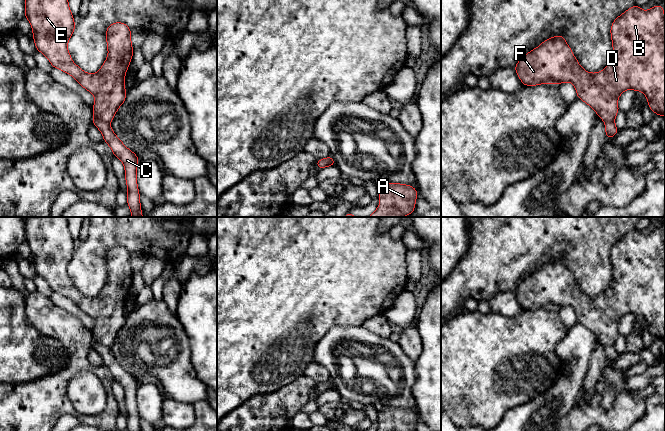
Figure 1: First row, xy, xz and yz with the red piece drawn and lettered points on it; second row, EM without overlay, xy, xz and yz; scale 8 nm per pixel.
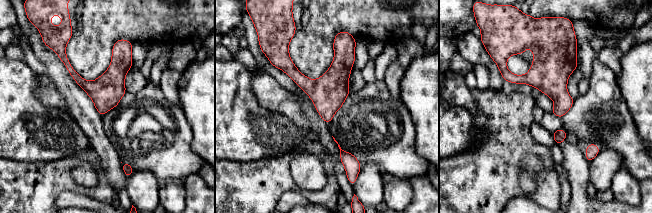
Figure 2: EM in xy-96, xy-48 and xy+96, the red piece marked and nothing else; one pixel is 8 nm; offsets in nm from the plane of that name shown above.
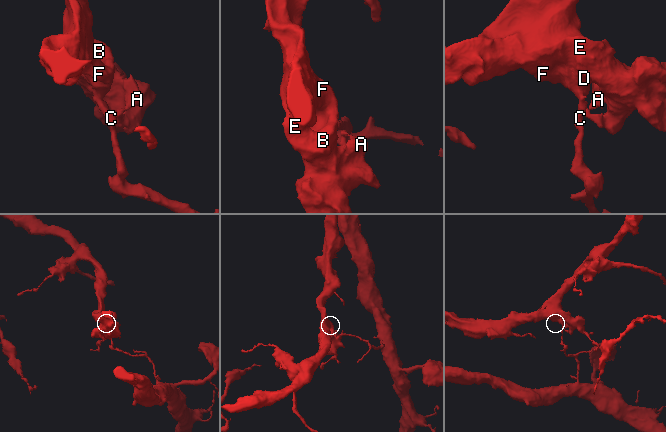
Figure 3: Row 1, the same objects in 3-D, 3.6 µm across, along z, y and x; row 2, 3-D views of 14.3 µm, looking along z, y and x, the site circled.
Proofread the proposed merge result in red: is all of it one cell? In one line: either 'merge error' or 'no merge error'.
merge error

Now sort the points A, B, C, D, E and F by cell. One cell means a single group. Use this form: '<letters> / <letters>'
A B D E F / C

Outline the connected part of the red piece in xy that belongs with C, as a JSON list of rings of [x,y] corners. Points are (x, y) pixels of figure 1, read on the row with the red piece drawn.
[[[93,117],[92,125],[100,130],[103,135],[103,140],[110,146],[114,156],[119,158],[124,164],[125,180],[128,188],[127,205],[131,210],[131,217],[143,217],[137,185],[138,156],[122,143],[109,123],[103,122],[97,117]]]

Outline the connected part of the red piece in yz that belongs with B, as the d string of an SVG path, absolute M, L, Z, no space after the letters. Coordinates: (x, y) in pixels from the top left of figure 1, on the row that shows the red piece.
M658 4L644 11L634 5L618 16L610 28L613 56L606 68L597 73L584 70L561 35L546 39L517 62L514 67L524 86L571 82L577 98L584 101L606 123L614 121L619 96L627 89L645 94L649 108L665 117L665 17Z

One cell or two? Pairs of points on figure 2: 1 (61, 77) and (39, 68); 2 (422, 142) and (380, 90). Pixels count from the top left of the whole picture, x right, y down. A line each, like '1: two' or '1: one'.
1: two
2: two

